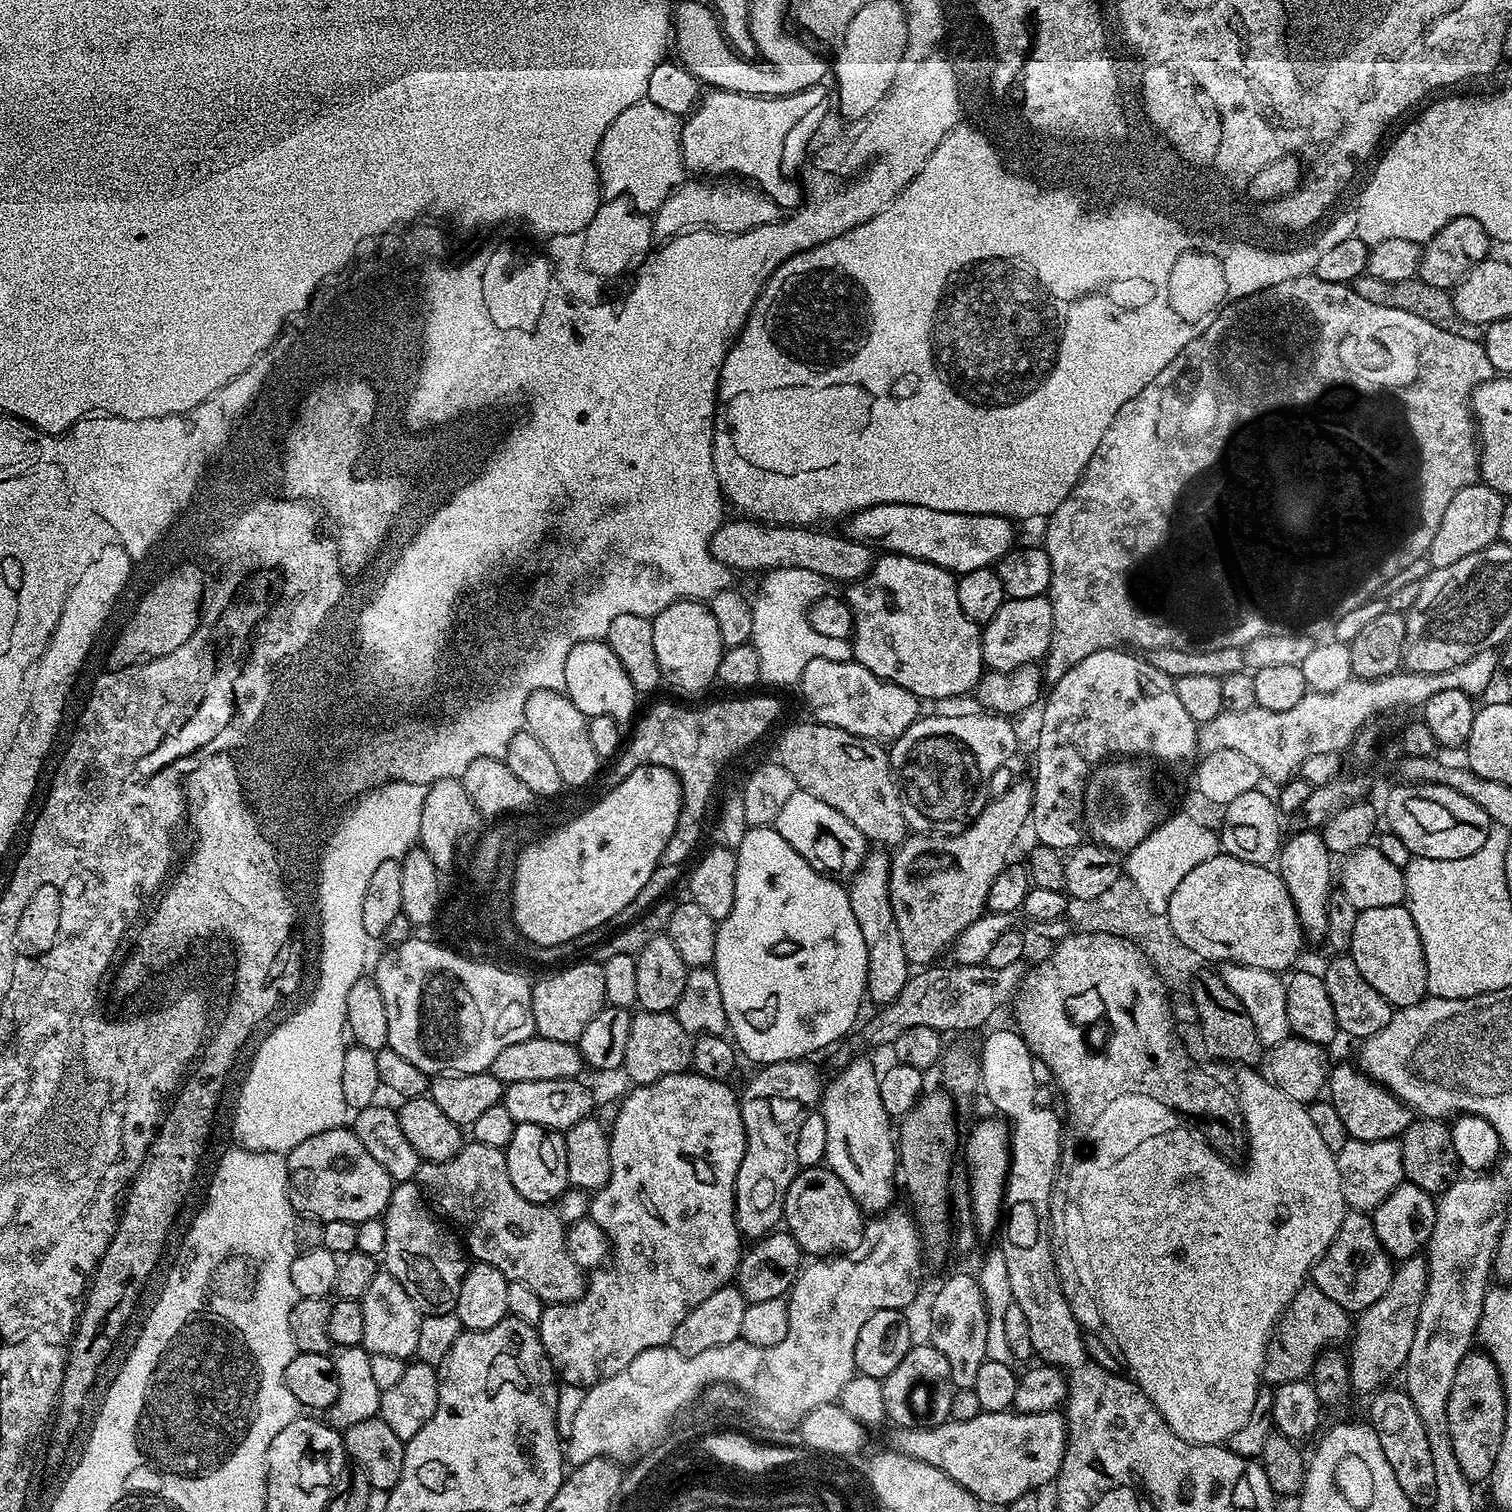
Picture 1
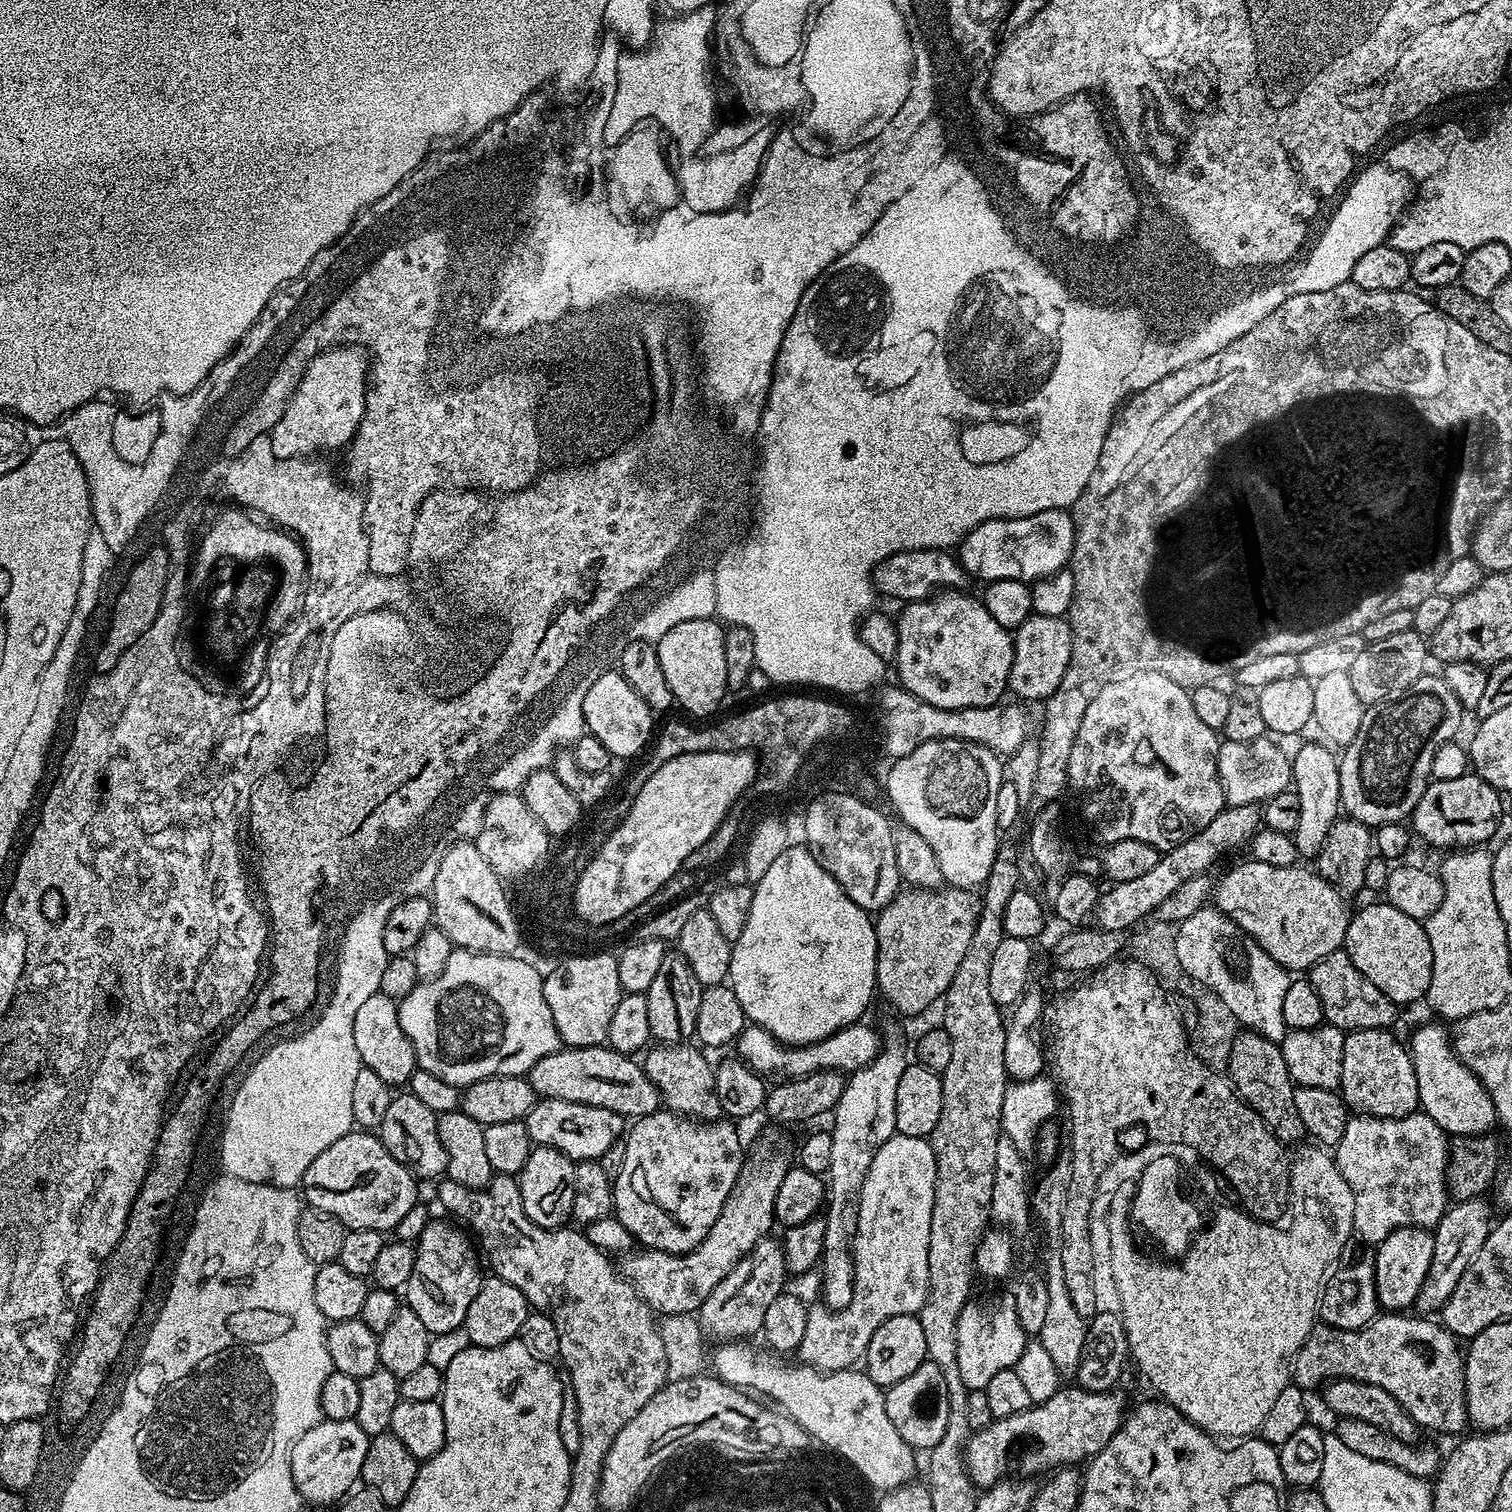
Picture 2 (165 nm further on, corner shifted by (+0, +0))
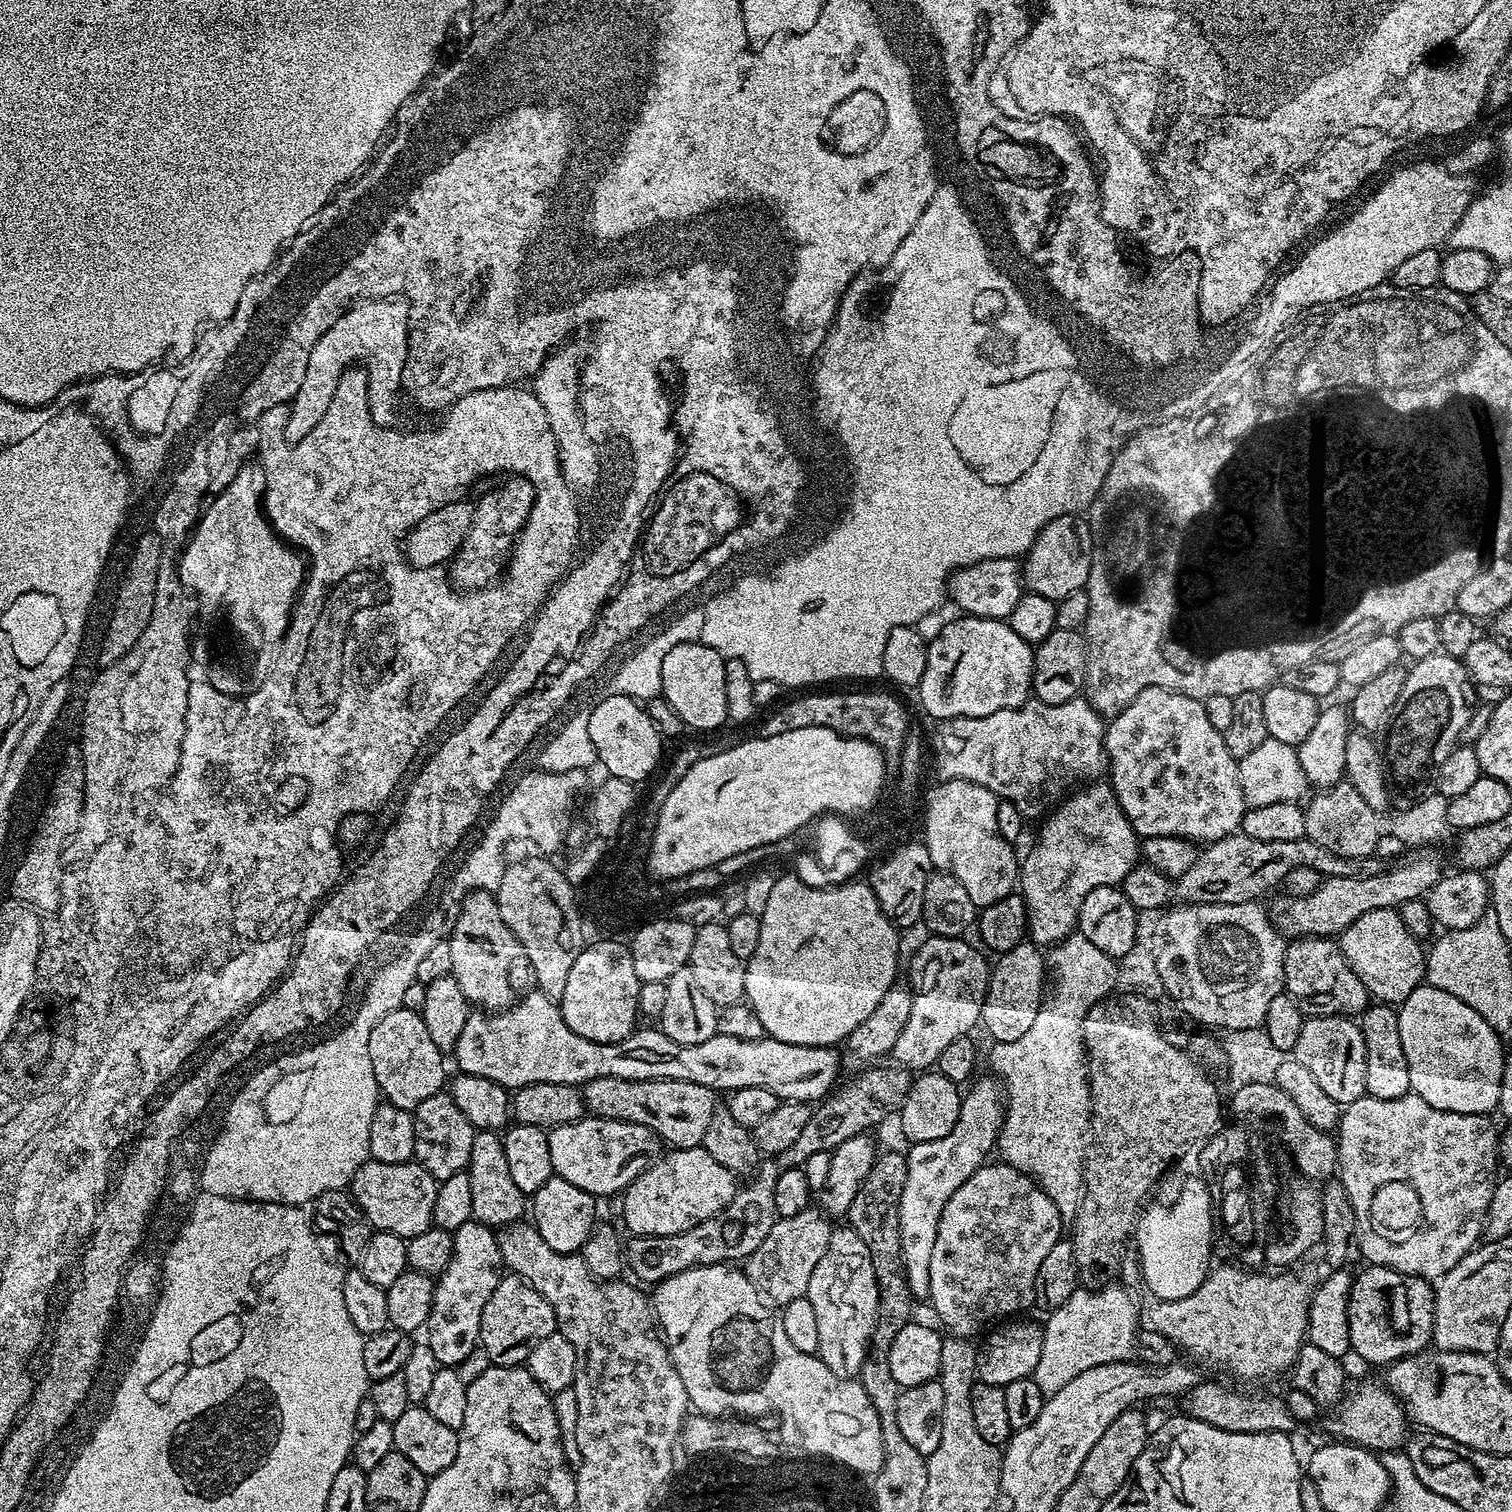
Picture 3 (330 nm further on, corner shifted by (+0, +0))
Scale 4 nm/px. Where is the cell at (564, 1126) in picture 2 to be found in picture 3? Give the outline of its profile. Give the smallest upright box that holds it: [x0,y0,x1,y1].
[548,1115,654,1198]

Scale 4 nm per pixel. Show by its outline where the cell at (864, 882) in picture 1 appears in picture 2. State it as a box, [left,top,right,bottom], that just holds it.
[818,1033,910,1310]

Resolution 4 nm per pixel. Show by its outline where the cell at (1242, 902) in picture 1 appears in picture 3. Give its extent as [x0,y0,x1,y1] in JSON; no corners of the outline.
[1270,846,1446,938]

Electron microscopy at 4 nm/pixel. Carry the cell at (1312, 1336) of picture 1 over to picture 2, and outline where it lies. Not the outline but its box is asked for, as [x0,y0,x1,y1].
[1294,1311,1469,1433]

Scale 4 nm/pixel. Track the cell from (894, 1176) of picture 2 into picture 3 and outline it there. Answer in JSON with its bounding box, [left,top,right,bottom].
[898,1078,1006,1298]

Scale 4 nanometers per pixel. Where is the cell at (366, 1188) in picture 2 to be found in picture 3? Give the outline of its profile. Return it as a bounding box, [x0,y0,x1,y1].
[350,1159,438,1241]

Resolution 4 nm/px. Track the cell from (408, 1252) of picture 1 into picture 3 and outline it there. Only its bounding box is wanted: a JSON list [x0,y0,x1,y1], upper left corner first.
[426,1219,505,1368]

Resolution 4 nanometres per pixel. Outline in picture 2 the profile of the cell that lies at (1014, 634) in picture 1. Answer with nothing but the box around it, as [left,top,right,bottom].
[1008,615,1072,702]

